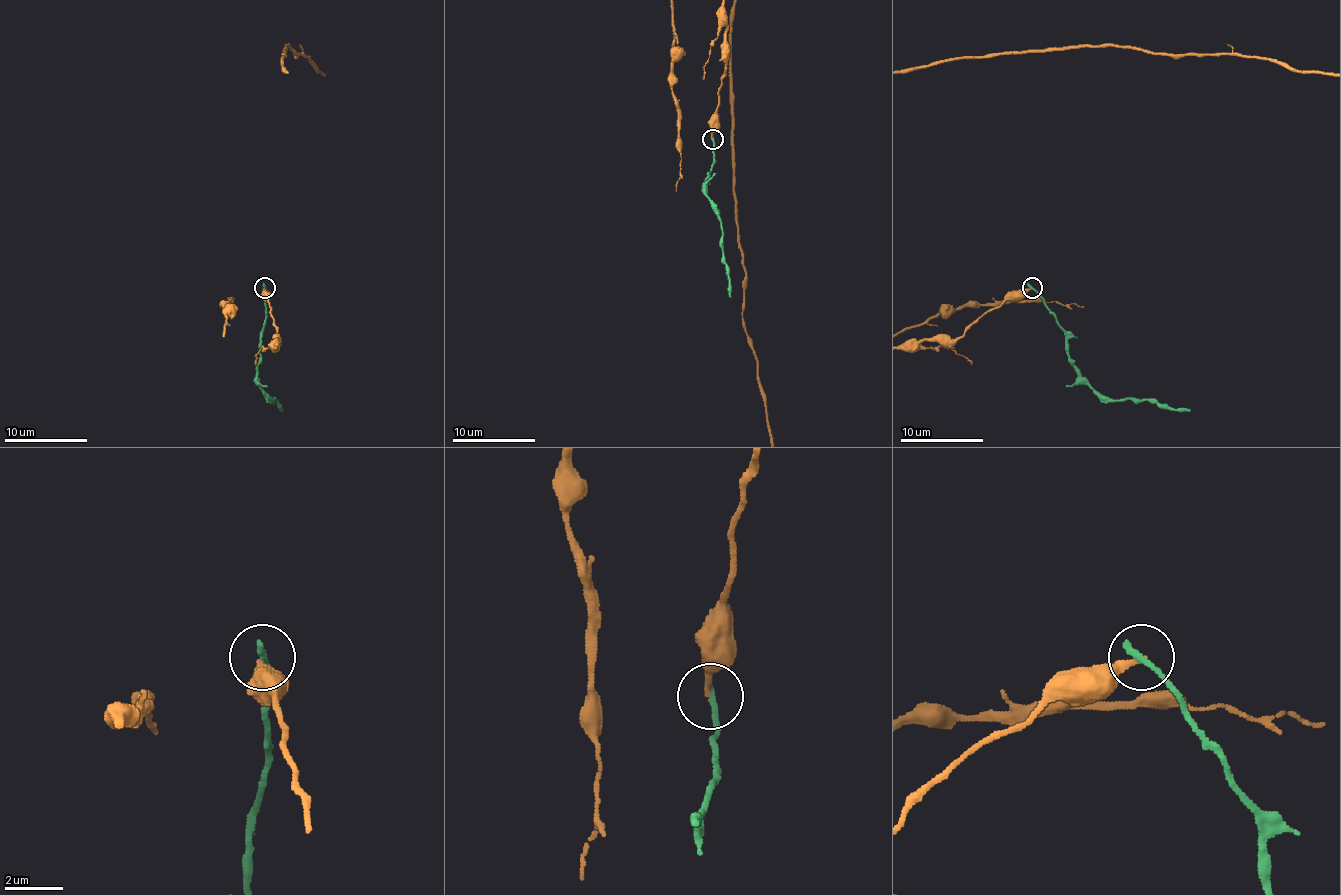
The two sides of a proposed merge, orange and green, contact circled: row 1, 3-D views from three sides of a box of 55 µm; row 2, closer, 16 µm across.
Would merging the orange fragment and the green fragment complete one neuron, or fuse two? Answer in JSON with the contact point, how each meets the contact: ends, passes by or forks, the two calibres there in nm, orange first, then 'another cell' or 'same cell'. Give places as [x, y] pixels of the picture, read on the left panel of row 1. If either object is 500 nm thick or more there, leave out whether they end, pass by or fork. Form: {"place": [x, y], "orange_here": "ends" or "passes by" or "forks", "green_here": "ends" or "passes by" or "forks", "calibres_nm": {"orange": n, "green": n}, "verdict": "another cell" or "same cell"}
{"place": [264, 288], "orange_here": "ends", "green_here": "ends", "calibres_nm": {"orange": 170, "green": 280}, "verdict": "another cell"}

